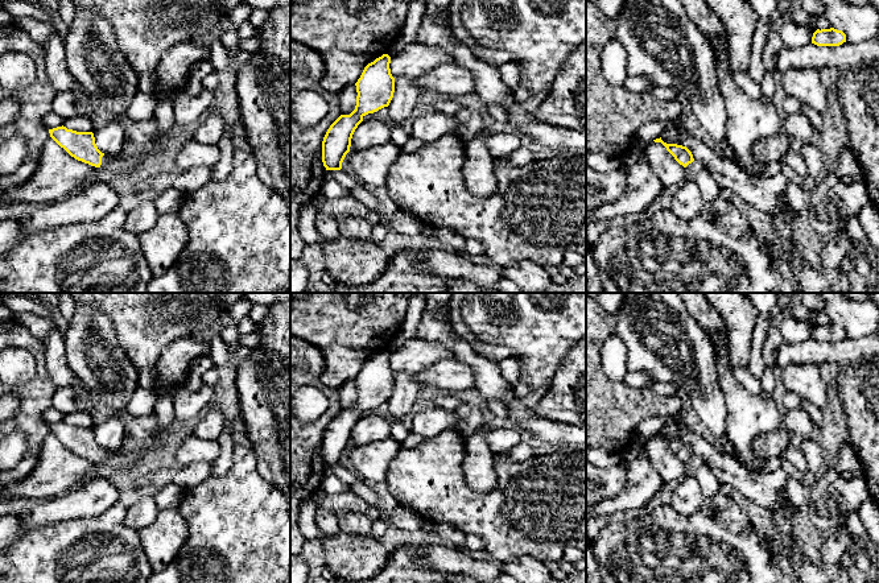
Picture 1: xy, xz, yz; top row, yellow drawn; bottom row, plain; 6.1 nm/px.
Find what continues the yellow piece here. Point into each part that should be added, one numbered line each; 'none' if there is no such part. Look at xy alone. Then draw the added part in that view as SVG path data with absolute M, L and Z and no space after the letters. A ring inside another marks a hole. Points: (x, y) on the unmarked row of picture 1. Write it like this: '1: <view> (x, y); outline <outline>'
1: xy (120, 459); outline M119 448L116 451L107 451L102 452L100 466L110 466L117 471L125 471L132 468L141 458L143 451L131 451Z

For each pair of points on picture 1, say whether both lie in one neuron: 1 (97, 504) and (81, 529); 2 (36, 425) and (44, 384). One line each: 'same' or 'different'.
1: different
2: same

